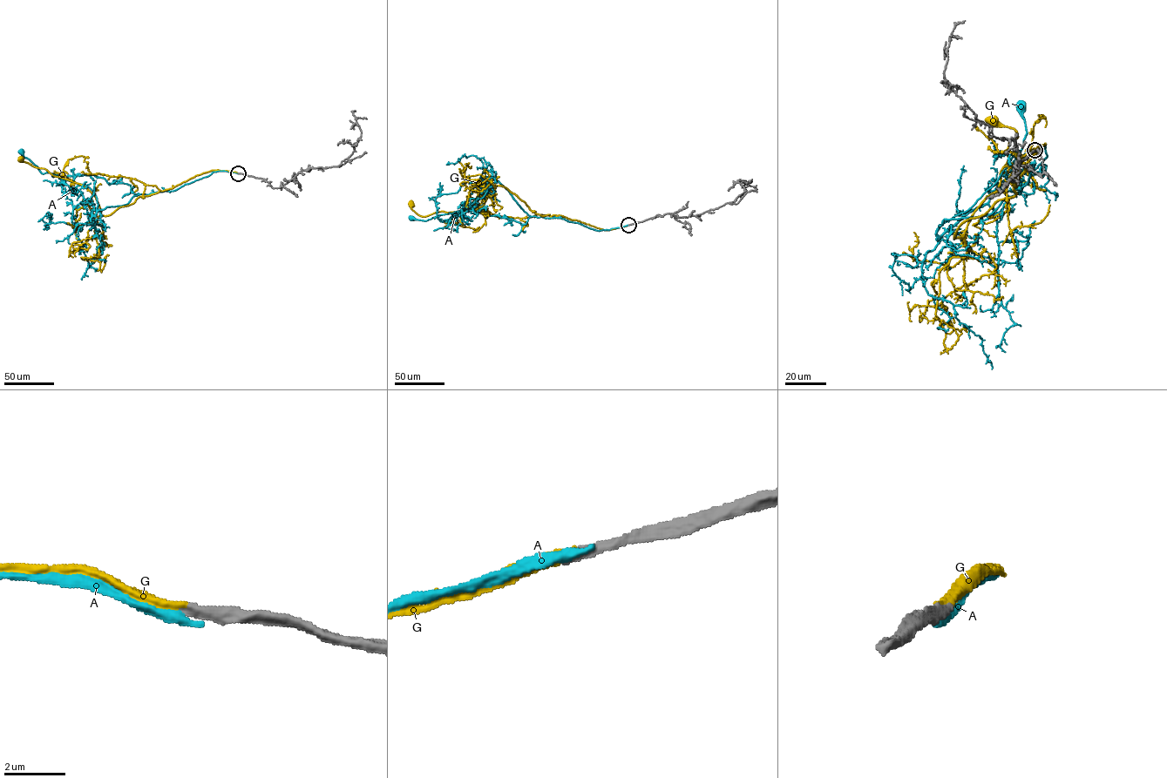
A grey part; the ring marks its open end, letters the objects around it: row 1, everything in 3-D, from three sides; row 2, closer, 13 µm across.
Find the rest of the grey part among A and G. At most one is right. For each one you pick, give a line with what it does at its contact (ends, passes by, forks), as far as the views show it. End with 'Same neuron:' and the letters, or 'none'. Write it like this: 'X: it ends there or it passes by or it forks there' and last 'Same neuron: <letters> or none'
G: it ends there
Same neuron: G

